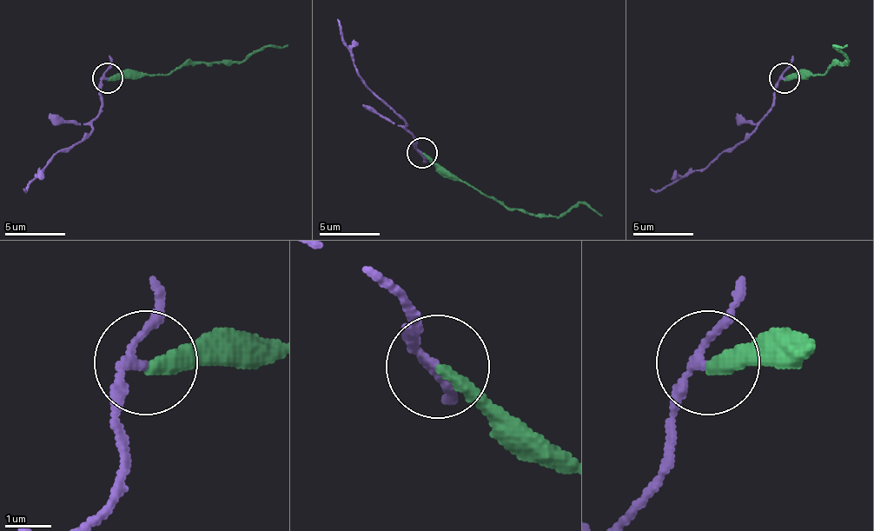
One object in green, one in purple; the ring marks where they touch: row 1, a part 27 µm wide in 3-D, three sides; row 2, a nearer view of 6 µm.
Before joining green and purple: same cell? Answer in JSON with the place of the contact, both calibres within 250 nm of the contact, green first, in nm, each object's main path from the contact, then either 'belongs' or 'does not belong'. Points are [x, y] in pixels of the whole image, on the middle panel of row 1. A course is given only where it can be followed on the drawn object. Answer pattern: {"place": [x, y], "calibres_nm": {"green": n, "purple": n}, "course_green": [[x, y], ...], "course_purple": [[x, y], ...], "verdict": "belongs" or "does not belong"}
{"place": [421, 153], "calibres_nm": {"green": 340, "purple": 140}, "course_green": [[422, 152], [480, 191], [513, 209], [561, 215], [573, 207], [589, 203], [601, 215]], "course_purple": [[422, 152], [392, 109], [355, 70], [337, 19]], "verdict": "does not belong"}

